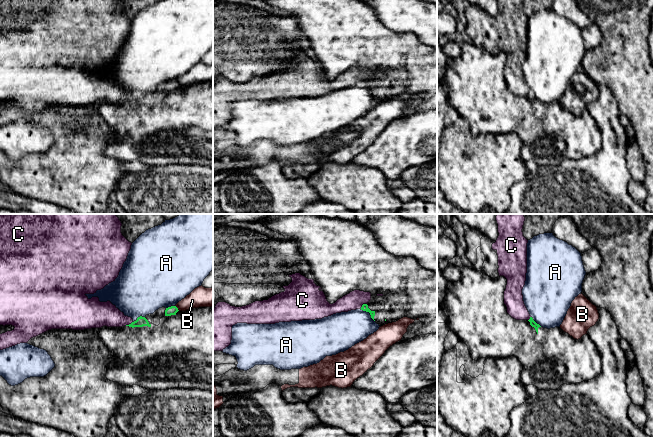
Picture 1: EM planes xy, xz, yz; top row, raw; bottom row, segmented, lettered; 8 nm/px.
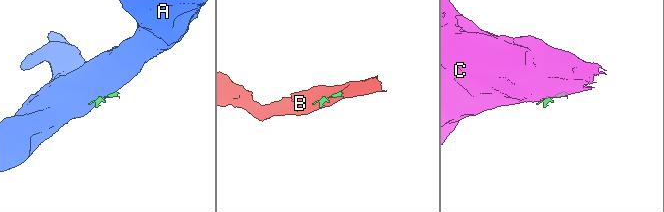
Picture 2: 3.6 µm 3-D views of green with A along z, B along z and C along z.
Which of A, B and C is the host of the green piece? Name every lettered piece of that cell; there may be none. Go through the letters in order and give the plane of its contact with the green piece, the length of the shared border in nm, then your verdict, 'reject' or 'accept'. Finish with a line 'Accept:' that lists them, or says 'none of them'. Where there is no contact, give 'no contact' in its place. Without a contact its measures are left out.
A: xz | 160 nm | reject
B: xy | 60 nm | reject
C: xy | 70 nm | reject
Accept: none of them

